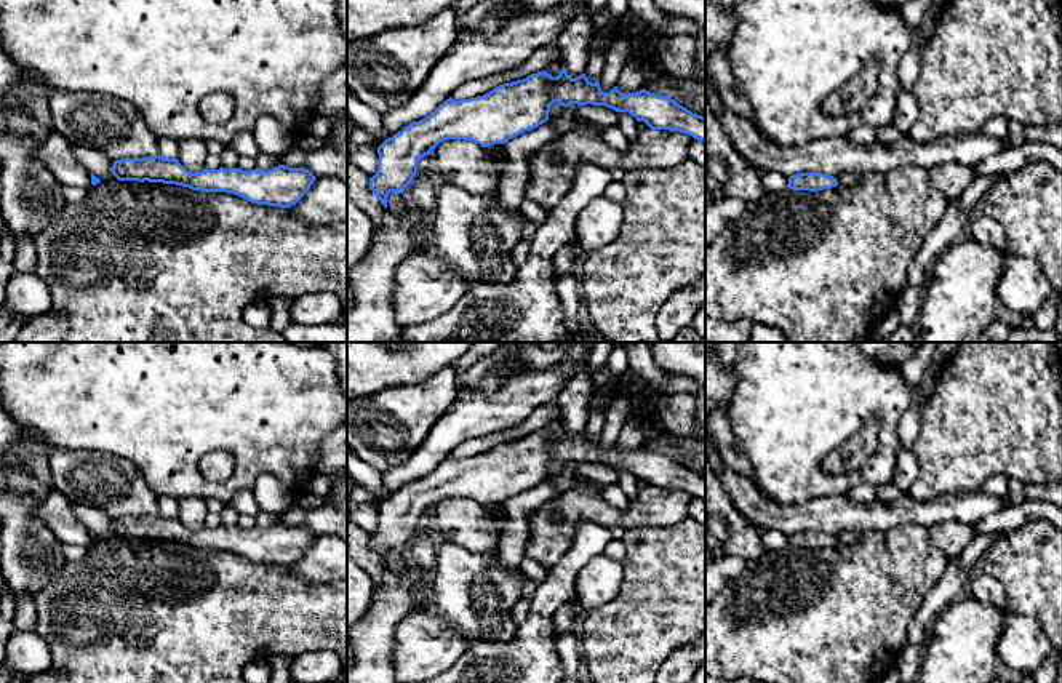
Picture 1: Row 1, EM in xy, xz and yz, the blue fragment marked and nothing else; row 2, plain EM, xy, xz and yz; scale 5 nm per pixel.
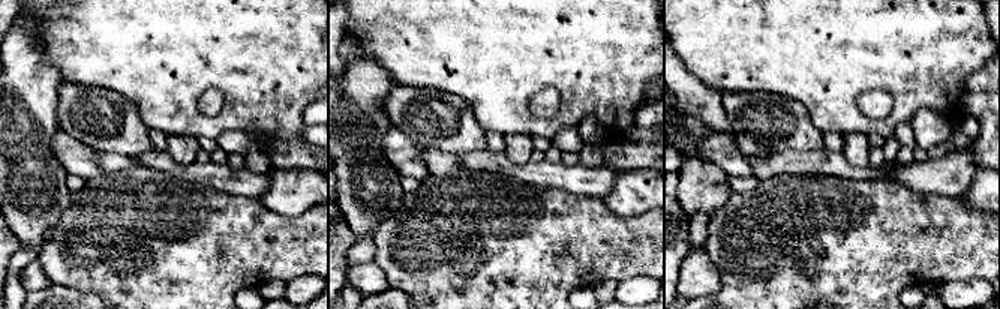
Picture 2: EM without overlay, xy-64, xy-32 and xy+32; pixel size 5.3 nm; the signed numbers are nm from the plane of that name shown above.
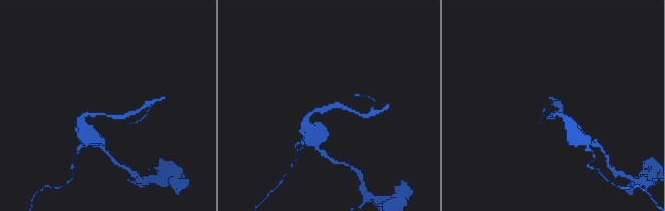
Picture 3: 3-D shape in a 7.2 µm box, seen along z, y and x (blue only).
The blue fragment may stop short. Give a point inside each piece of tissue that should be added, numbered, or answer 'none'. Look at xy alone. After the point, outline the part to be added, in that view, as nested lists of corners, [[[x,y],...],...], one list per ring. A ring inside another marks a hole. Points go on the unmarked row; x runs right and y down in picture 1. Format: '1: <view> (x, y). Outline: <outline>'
none

